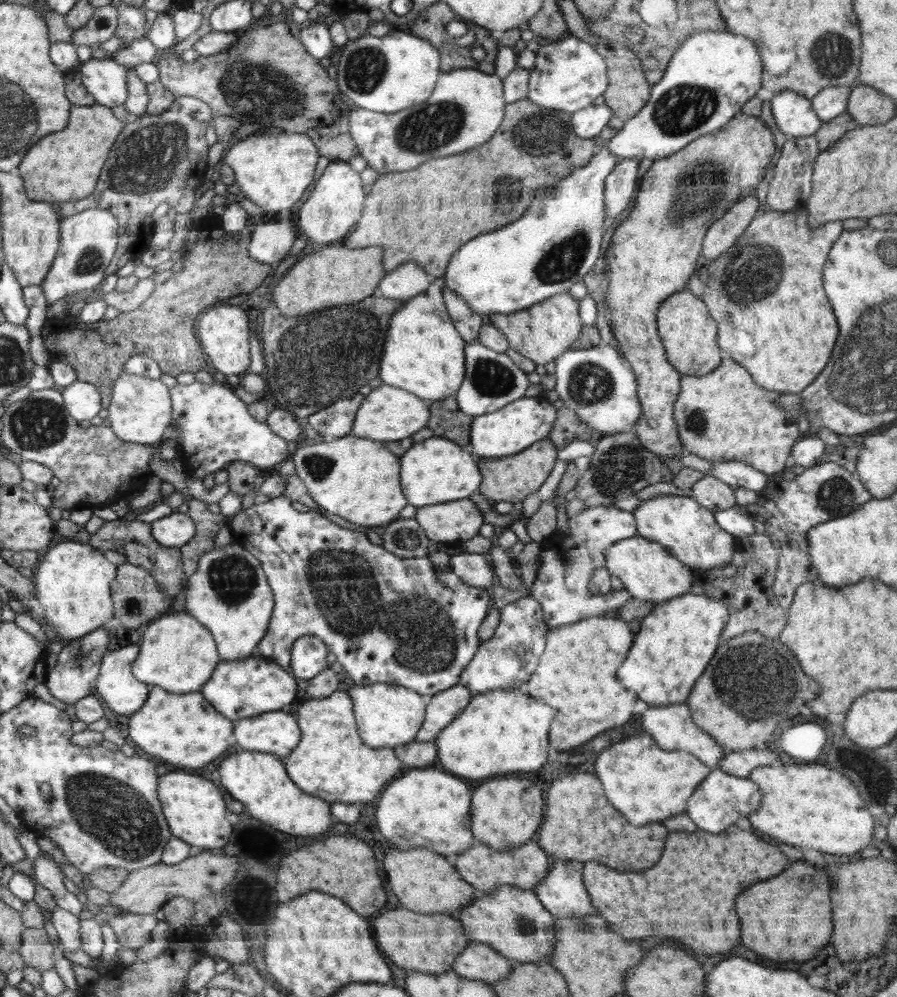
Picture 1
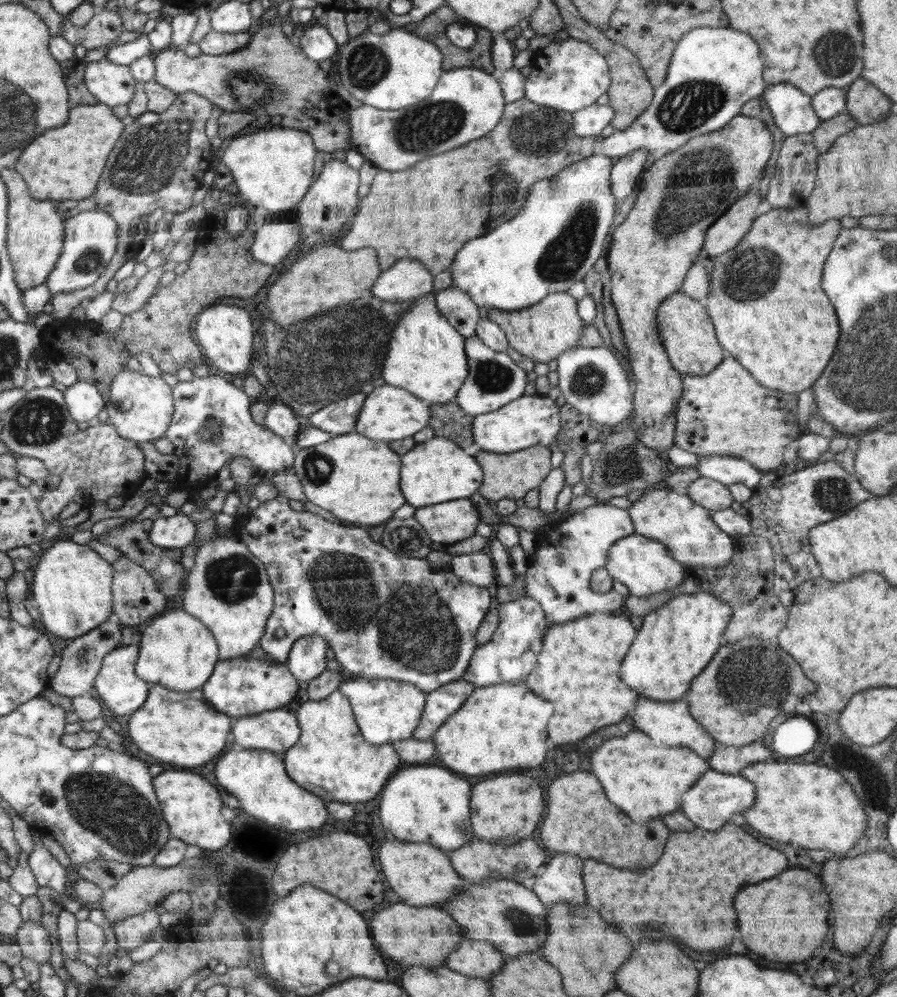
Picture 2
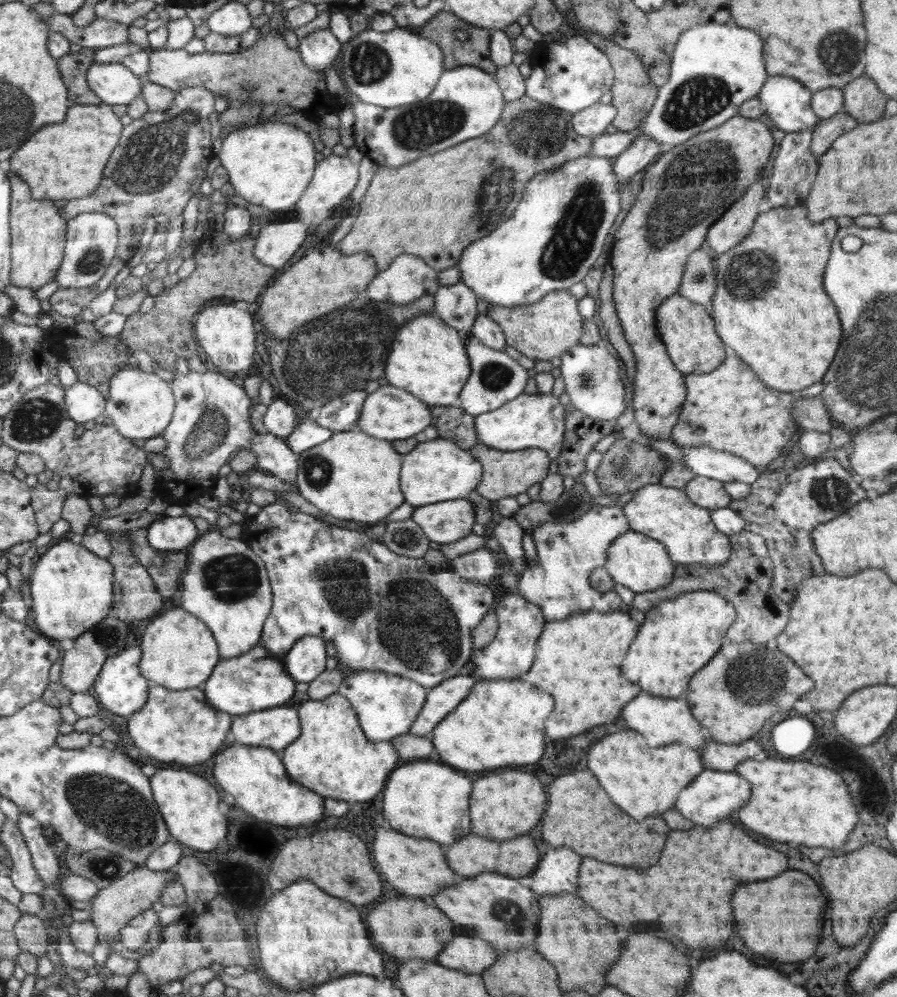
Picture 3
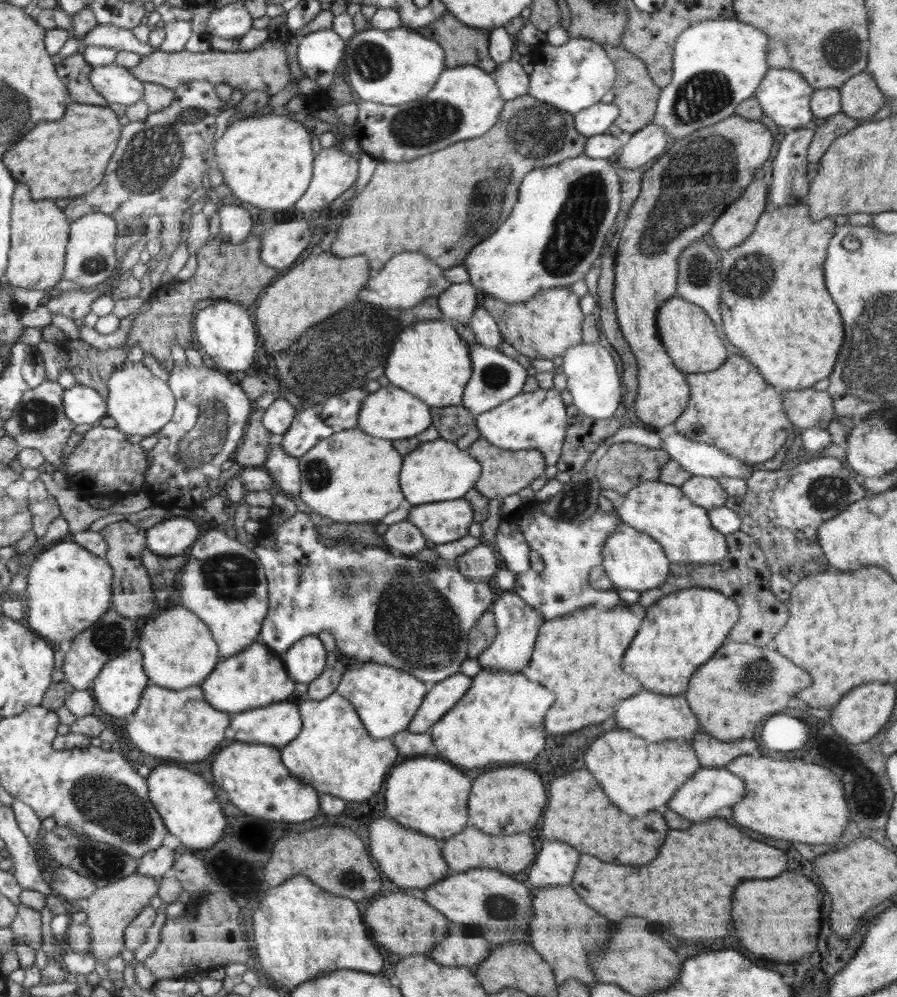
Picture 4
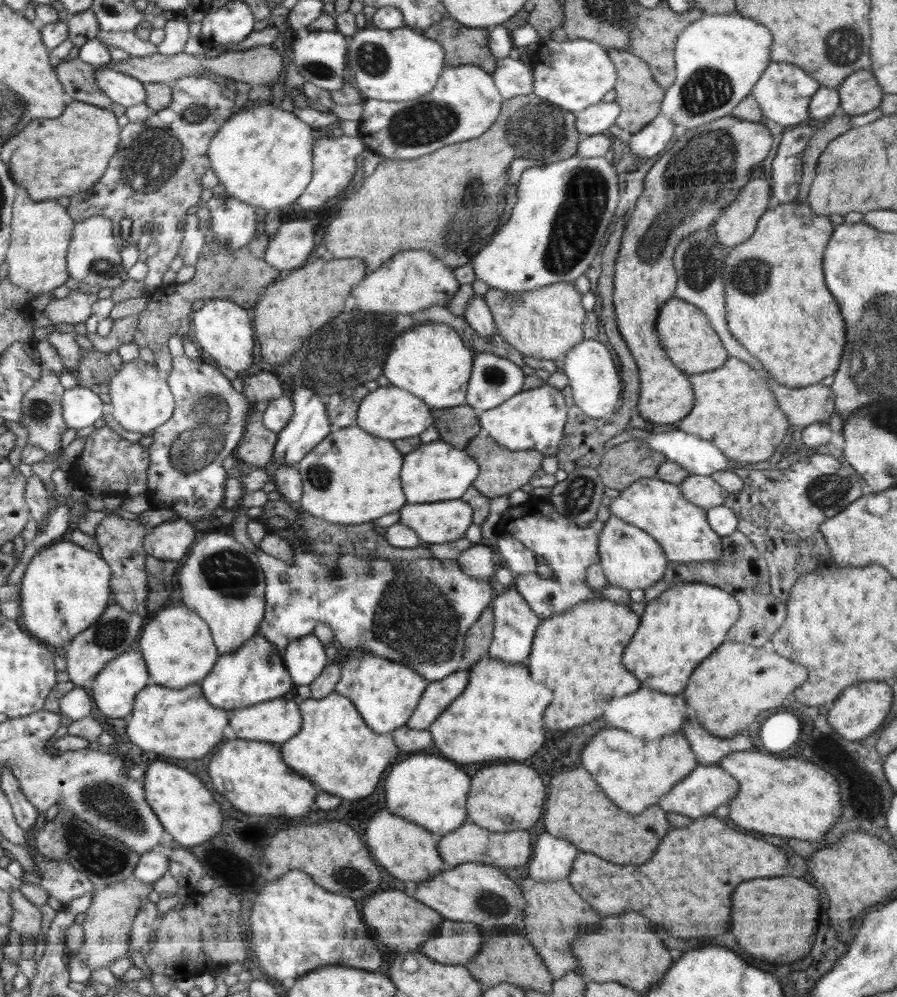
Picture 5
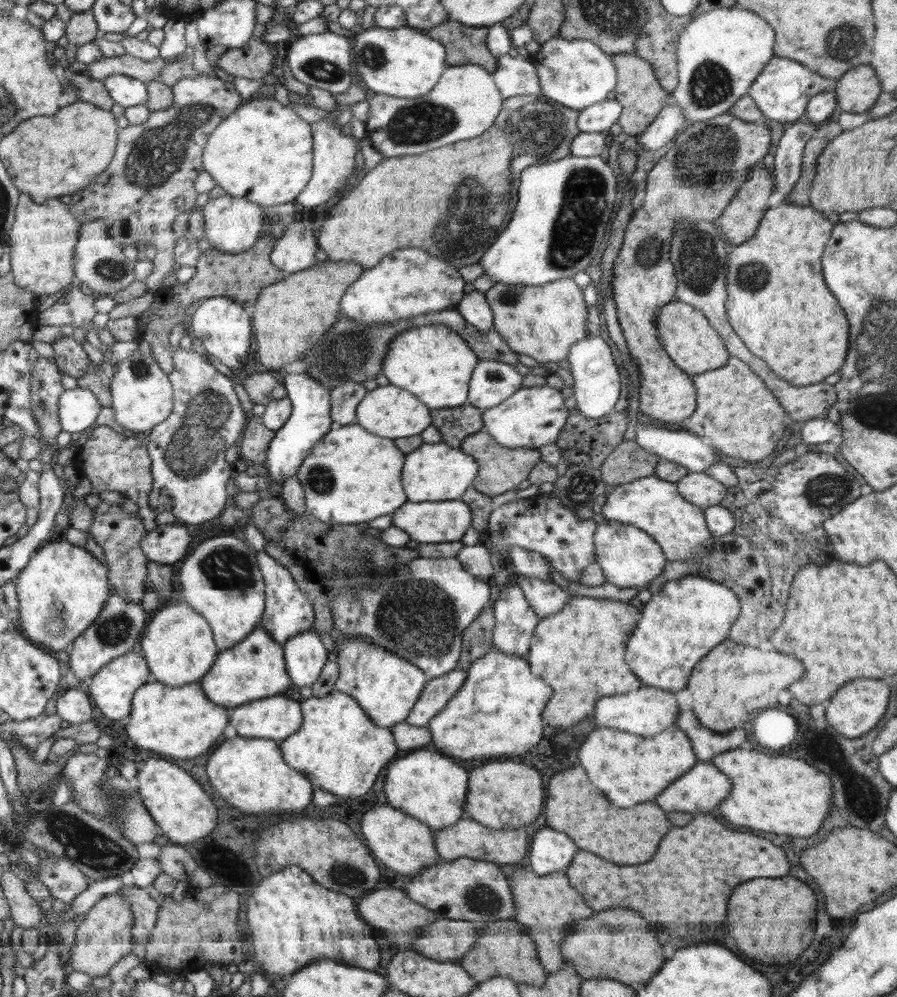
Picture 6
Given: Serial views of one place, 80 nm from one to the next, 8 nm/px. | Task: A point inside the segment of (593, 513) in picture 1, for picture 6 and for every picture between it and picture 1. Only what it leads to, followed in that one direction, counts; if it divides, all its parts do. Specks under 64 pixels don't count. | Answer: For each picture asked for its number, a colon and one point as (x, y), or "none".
2: (558, 577)
3: (567, 552)
4: (569, 551)
5: (569, 549)
6: (540, 523)

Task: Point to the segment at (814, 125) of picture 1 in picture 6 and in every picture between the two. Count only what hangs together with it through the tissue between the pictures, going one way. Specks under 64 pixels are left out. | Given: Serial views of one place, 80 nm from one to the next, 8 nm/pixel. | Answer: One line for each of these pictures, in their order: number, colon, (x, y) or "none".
2: (792, 111)
3: (787, 102)
4: (784, 95)
5: (783, 92)
6: (782, 91)

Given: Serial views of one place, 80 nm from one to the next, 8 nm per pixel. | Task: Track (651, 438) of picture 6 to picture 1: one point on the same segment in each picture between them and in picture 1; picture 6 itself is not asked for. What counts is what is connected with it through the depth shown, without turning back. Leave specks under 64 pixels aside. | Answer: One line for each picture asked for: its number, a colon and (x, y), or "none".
1: (736, 474)
2: (727, 469)
3: (722, 466)
4: (698, 458)
5: (698, 456)

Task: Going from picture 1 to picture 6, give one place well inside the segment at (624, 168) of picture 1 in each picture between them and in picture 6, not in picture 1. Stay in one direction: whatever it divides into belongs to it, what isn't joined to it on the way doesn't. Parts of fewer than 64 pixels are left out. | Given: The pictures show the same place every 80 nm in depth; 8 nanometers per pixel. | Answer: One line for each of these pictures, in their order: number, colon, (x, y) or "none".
2: (625, 172)
3: (643, 149)
4: (651, 141)
5: (654, 138)
6: (666, 126)

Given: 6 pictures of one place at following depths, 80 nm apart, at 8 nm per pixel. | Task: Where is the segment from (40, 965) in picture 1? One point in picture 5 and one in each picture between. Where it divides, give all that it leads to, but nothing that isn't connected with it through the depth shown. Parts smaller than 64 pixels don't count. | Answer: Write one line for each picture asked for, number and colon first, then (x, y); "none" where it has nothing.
2: (34, 942)
3: (31, 936)
4: (26, 927)
5: (26, 921)

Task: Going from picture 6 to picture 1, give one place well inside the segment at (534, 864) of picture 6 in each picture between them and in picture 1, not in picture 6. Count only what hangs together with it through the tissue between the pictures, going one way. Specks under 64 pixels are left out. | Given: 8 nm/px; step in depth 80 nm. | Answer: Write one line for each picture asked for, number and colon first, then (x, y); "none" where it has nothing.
1: (562, 893)
2: (560, 880)
3: (557, 872)
4: (555, 863)
5: (552, 858)

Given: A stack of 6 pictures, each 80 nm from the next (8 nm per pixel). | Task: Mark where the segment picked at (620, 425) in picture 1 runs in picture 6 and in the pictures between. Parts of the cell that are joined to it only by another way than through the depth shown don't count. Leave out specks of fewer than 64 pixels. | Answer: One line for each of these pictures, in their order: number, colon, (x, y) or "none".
2: (592, 380)
3: (592, 380)
4: (592, 378)
5: (596, 386)
6: (596, 386)

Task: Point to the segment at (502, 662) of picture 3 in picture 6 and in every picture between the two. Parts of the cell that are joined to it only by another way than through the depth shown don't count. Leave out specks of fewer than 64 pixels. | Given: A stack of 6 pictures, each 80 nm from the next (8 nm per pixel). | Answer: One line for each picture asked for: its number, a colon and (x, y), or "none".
4: (518, 624)
5: (515, 624)
6: (515, 622)

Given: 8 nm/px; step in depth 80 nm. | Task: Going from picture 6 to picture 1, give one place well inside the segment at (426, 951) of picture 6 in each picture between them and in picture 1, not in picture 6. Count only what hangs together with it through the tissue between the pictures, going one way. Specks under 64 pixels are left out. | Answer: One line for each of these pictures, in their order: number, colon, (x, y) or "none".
1: (478, 961)
2: (475, 958)
3: (473, 955)
4: (456, 949)
5: (456, 943)

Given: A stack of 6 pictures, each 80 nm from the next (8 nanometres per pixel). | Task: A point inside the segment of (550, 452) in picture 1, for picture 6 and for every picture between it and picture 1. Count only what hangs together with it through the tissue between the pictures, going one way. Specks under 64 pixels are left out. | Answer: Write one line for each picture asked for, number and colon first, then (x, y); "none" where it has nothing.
2: (510, 476)
3: (505, 474)
4: (503, 473)
5: (502, 471)
6: (501, 468)

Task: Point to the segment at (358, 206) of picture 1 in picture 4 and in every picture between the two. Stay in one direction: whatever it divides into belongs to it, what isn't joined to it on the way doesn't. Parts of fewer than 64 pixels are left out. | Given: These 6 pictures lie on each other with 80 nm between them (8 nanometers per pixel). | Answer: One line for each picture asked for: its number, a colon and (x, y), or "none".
2: (332, 202)
3: (336, 176)
4: (335, 171)

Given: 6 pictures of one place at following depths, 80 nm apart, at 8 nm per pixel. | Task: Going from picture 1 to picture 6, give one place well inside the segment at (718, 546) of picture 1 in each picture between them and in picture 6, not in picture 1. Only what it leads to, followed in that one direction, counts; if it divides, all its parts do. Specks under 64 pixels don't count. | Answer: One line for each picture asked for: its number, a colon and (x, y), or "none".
2: (687, 529)
3: (665, 514)
4: (660, 510)
5: (658, 508)
6: (655, 506)

